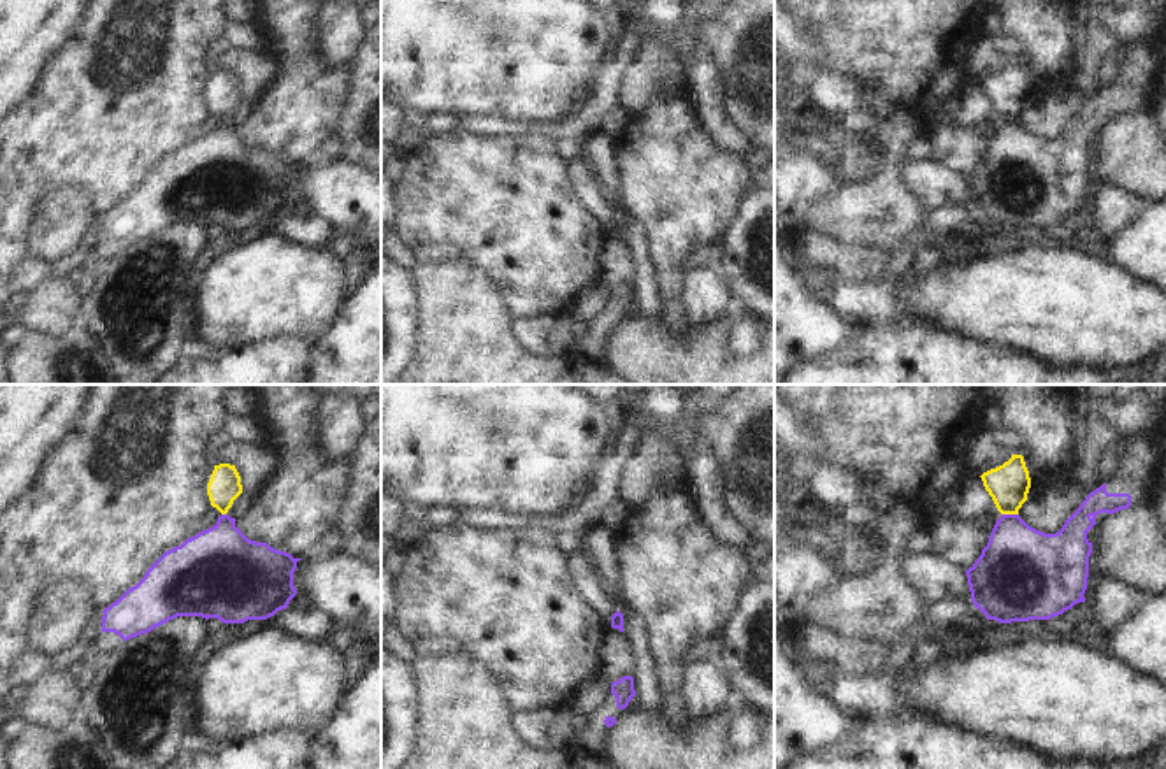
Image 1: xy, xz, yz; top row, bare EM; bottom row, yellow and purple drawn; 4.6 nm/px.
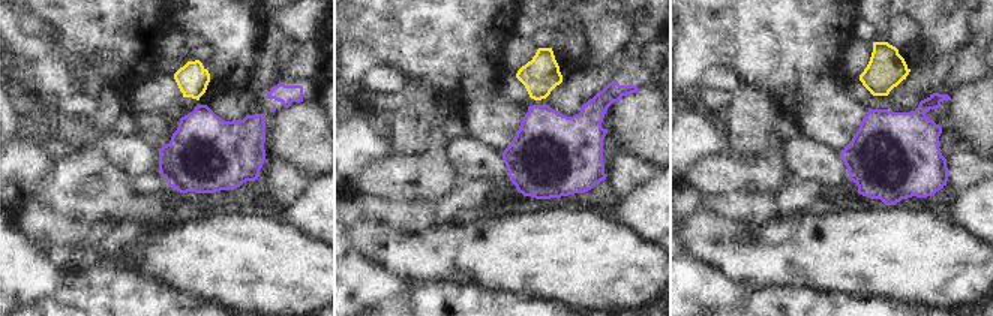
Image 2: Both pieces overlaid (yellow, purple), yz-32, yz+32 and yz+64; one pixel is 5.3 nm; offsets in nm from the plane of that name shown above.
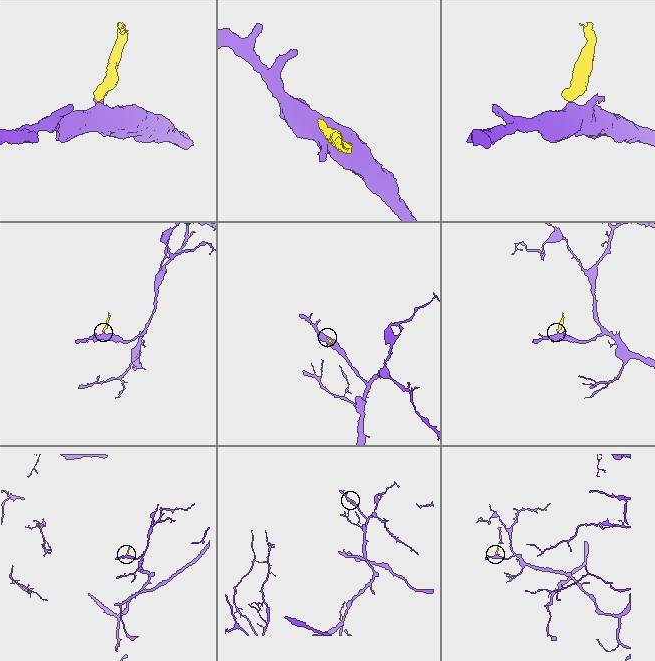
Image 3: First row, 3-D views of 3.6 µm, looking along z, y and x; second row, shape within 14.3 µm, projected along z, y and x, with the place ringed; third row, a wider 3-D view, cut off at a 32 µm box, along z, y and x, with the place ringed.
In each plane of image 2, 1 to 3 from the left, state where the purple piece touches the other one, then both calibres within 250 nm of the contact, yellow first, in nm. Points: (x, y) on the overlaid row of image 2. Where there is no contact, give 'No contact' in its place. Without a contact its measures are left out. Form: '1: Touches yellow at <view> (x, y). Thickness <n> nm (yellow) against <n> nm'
1: No contact
2: No contact
3: No contact

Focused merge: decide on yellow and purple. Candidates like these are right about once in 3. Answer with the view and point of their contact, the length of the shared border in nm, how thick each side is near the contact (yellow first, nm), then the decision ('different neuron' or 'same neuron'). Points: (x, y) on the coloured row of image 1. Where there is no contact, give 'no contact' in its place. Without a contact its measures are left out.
meets yellow in yz at (1010, 513); contact 80 nm long; 190 nm thick on the yellow side, 360 nm on the other; different neuron

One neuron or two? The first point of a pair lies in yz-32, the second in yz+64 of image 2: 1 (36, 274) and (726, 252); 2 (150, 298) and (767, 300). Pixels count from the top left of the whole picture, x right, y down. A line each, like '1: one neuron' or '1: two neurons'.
1: two neurons
2: one neuron

